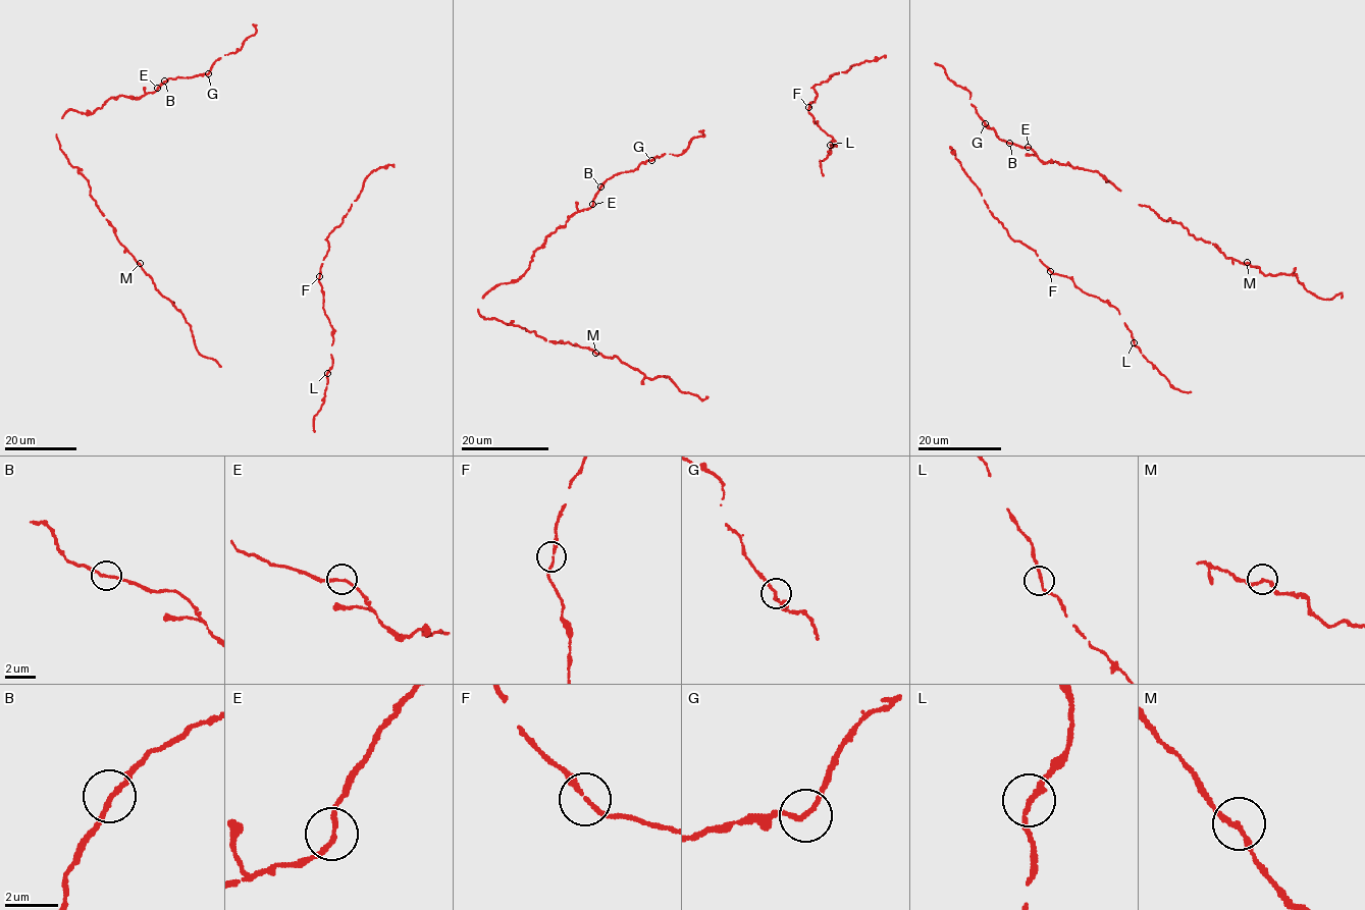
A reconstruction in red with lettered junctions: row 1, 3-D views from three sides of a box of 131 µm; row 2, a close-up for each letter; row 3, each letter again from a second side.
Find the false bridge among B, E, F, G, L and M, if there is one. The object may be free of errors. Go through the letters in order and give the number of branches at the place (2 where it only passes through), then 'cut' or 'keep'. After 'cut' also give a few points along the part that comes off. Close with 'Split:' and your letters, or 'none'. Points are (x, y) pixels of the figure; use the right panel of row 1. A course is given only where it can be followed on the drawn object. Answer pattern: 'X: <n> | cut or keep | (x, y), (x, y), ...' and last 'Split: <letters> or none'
B: 2 | keep
E: 2 | keep
F: 2 | keep
G: 2 | keep
L: 2 | keep
M: 2 | keep
Split: none

